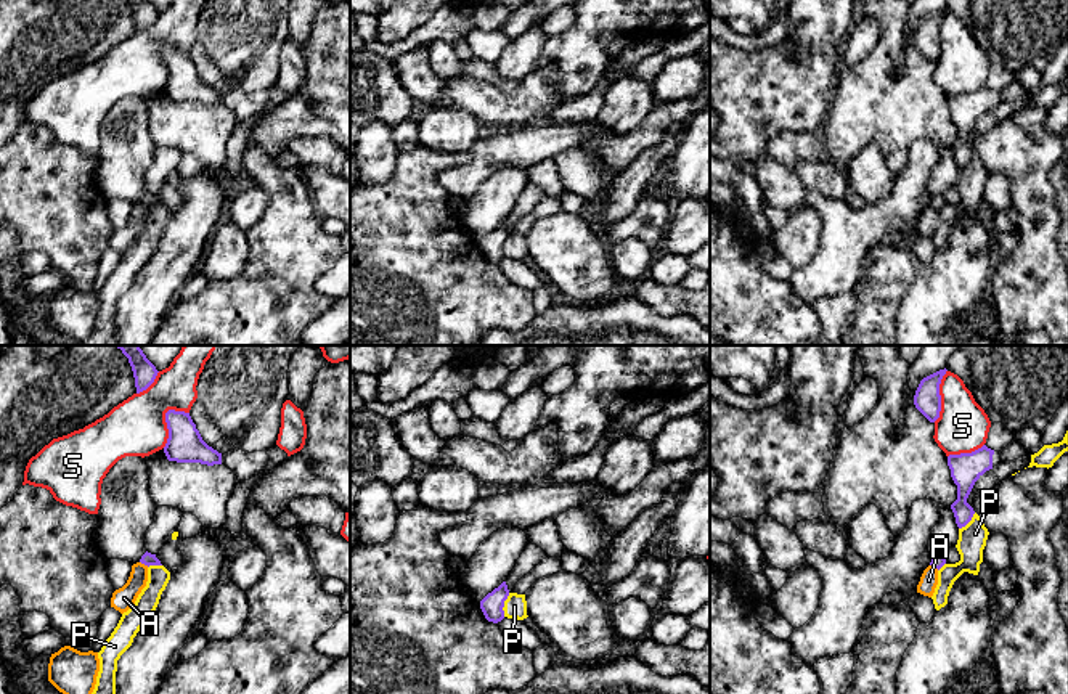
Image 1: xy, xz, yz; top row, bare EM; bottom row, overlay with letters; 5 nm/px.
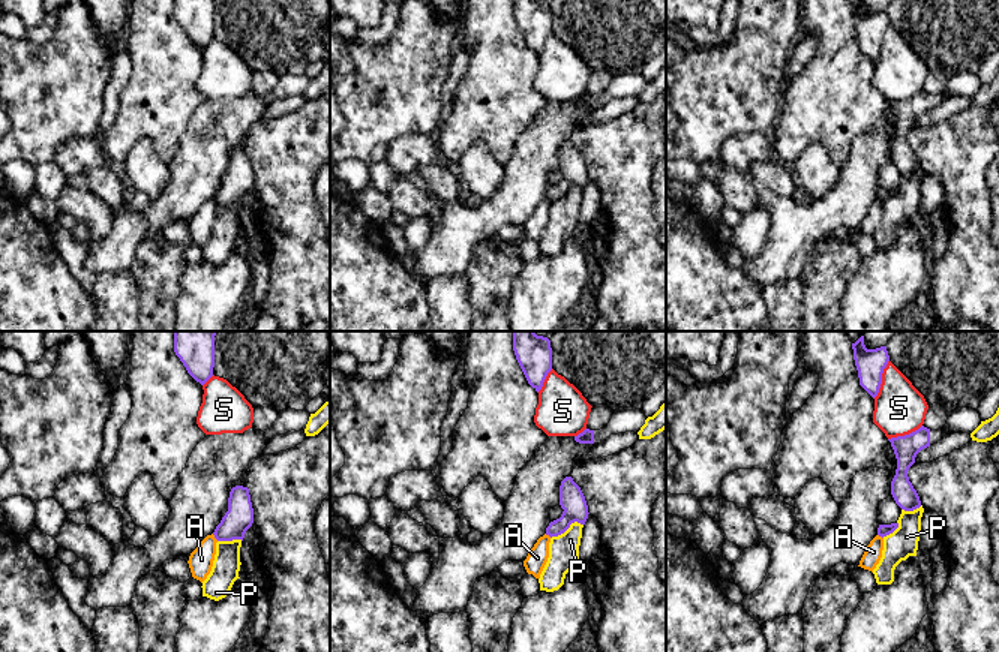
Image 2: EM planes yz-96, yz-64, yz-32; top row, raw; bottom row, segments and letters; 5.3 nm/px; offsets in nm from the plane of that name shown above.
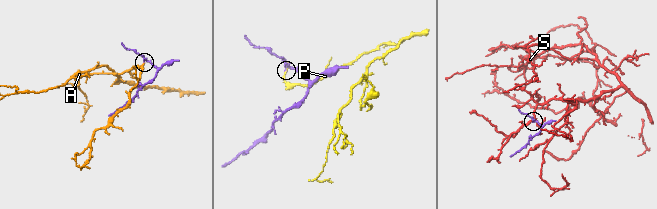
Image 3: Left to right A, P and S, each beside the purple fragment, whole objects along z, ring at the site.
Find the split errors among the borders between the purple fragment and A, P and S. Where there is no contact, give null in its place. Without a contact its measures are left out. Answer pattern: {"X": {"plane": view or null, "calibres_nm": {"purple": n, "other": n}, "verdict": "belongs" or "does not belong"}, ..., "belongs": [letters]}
{"A": {"plane": "xy", "calibres_nm": {"purple": 70, "other": 110}, "verdict": "does not belong"}, "P": {"plane": "xz", "calibres_nm": {"purple": 110, "other": 110}, "verdict": "does not belong"}, "S": {"plane": "xy", "calibres_nm": {"purple": 180, "other": 280}, "verdict": "does not belong"}, "belongs": []}

